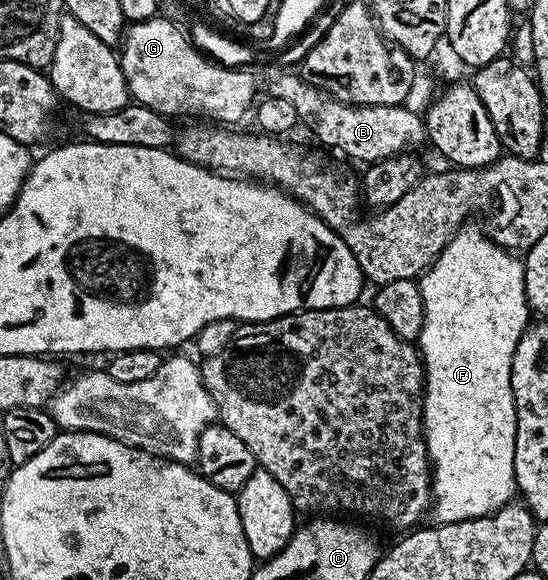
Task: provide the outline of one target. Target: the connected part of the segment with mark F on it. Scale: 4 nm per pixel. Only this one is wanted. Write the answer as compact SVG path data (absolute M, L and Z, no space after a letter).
M466 224L453 235L452 240L443 248L443 252L421 275L419 285L423 296L423 328L419 339L419 353L425 367L425 388L421 404L421 421L425 431L425 447L429 453L431 467L431 518L434 523L458 522L471 520L493 514L506 506L514 497L517 481L515 480L515 432L517 431L517 413L515 400L511 392L511 364L515 356L515 348L519 344L521 334L531 322L531 311L525 300L525 263L516 253L504 250L496 242L492 242L480 225Z

